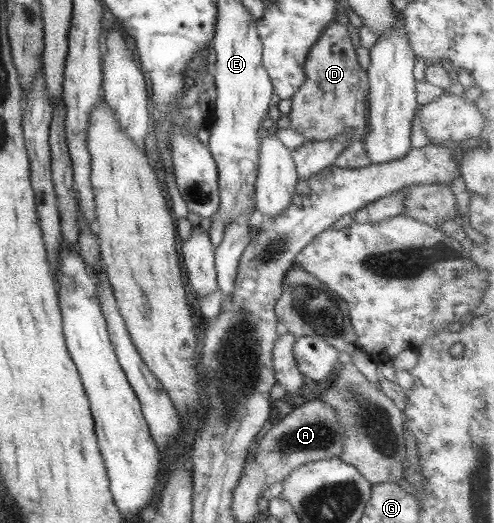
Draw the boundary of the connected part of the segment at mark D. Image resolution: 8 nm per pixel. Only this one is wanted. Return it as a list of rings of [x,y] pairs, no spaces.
[[[331,20],[309,48],[303,62],[305,79],[291,96],[289,129],[301,134],[305,141],[321,143],[330,138],[346,136],[347,146],[359,141],[365,128],[365,96],[368,96],[366,72],[359,67],[355,51],[344,24]]]

